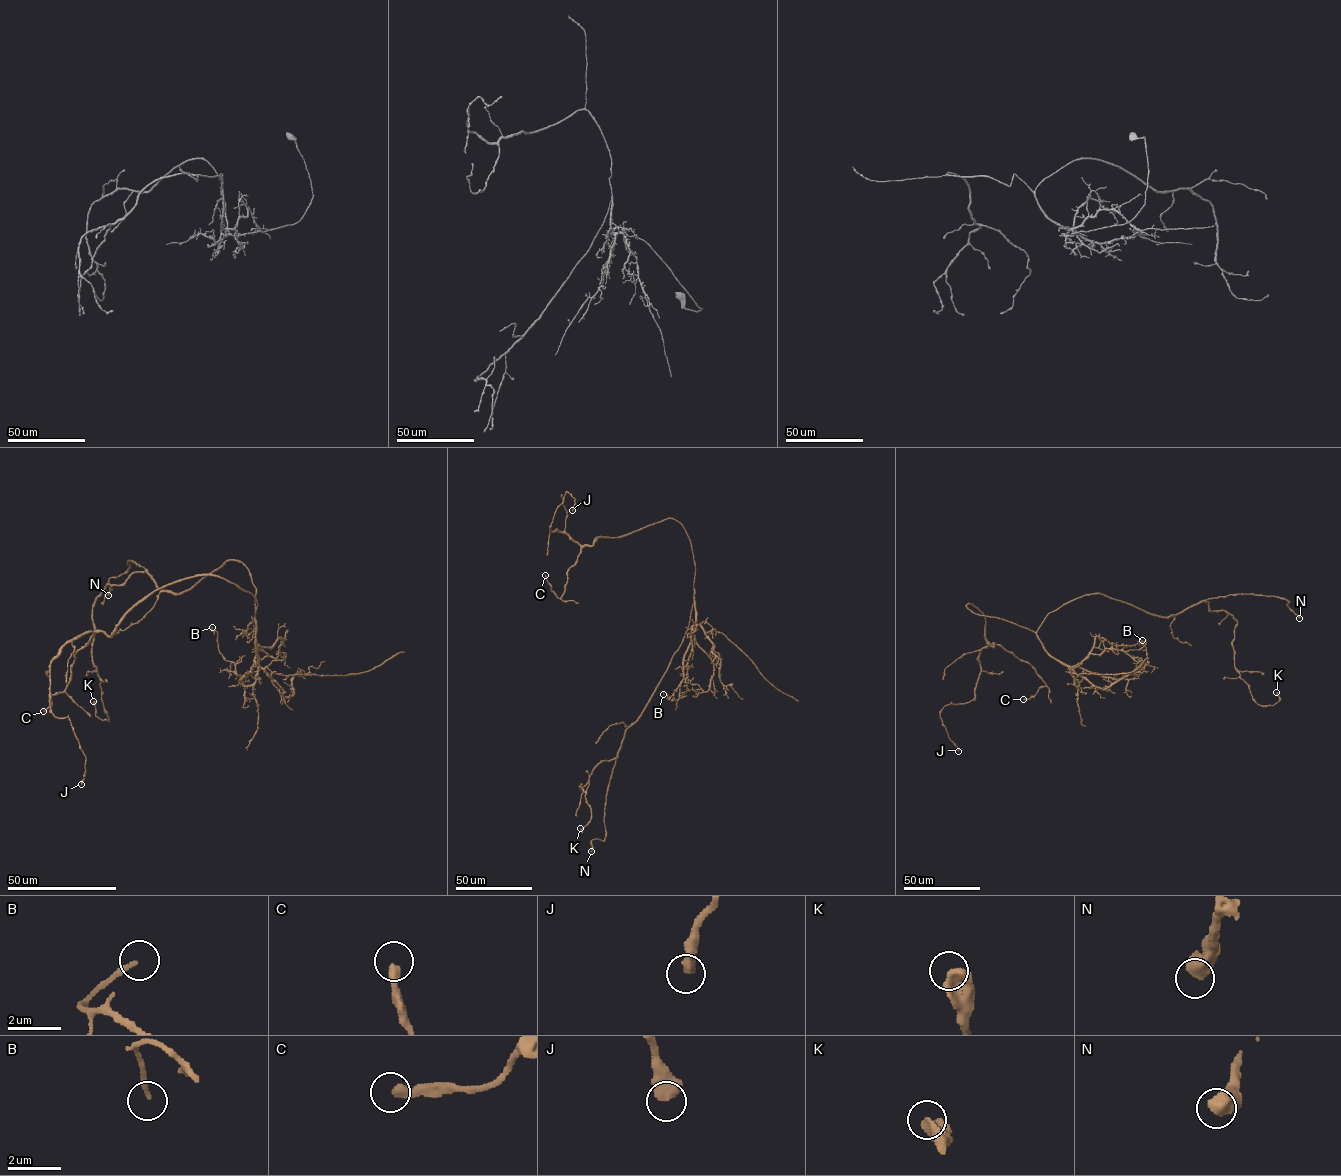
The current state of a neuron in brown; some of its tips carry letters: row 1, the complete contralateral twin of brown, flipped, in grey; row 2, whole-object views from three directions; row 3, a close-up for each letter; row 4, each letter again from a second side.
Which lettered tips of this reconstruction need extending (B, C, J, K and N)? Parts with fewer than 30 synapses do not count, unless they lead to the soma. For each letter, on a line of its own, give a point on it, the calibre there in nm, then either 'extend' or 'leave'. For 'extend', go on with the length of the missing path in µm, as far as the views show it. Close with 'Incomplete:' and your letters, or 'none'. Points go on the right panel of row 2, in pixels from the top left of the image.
B: place (1142, 640); calibre 180 nm; leave
C: place (1023, 699); calibre 360 nm; leave
J: place (958, 751); calibre 550 nm; leave
K: place (1276, 692); calibre 550 nm; leave
N: place (1299, 618); calibre 600 nm; leave
Incomplete: none

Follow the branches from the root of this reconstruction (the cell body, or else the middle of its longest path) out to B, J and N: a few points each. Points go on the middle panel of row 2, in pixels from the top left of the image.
B: (694, 597), (695, 628), (684, 658), (680, 697), (671, 700), (663, 691), (663, 694)
J: (694, 597), (691, 542), (678, 521), (667, 518), (580, 545), (550, 533), (567, 492), (575, 499), (572, 510)
N: (694, 597), (682, 643), (641, 715), (626, 730), (606, 796), (605, 838), (593, 839), (591, 851)

